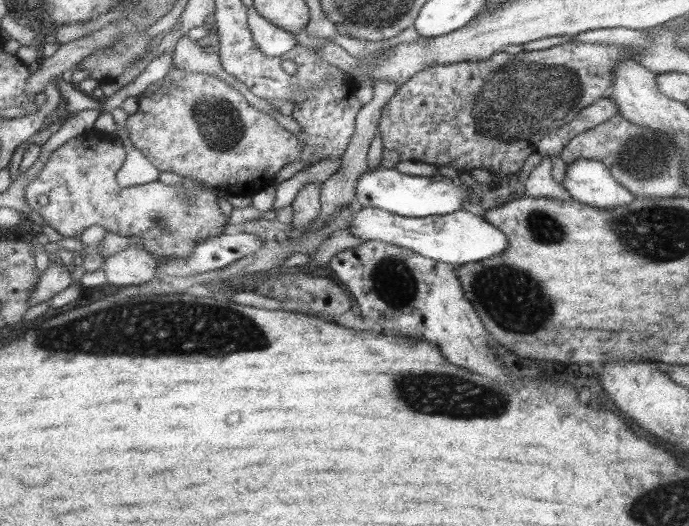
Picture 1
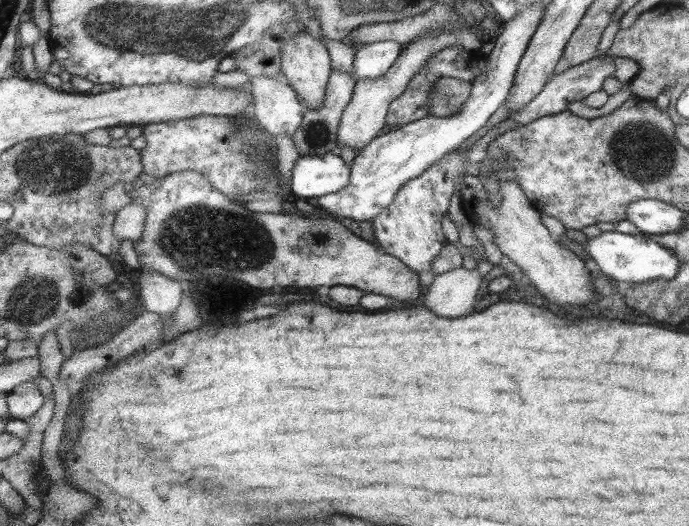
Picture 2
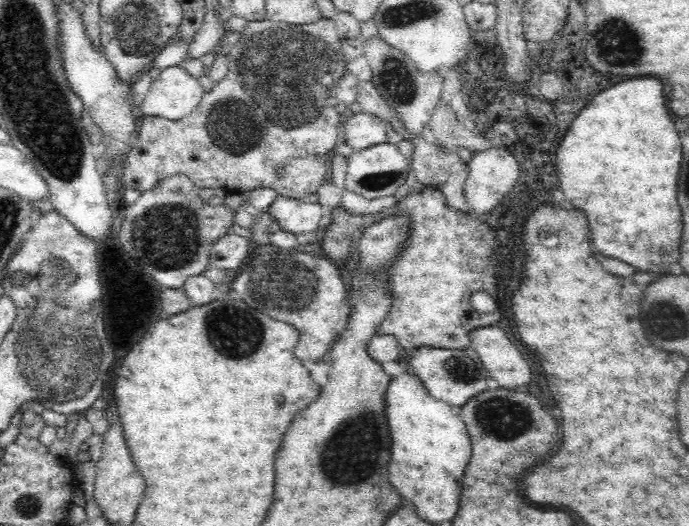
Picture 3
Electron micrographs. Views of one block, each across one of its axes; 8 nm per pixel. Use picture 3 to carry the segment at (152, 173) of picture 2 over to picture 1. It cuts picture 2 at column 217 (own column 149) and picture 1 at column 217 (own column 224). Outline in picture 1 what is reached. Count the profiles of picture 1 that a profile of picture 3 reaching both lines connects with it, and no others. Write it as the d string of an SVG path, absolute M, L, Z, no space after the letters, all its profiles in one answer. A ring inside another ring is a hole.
M171 62L165 76L148 84L137 97L137 109L133 114L127 115L124 124L125 132L127 132L129 142L131 142L140 154L149 161L149 164L152 164L159 173L171 172L185 179L204 183L213 189L224 191L227 196L251 197L260 190L263 190L263 188L275 185L274 178L281 168L283 168L285 164L289 164L289 162L297 161L301 156L302 143L297 136L292 135L289 131L280 127L269 115L261 113L257 111L257 109L251 107L247 101L245 101L243 95L233 88L233 85L227 84L213 75L177 68Z

